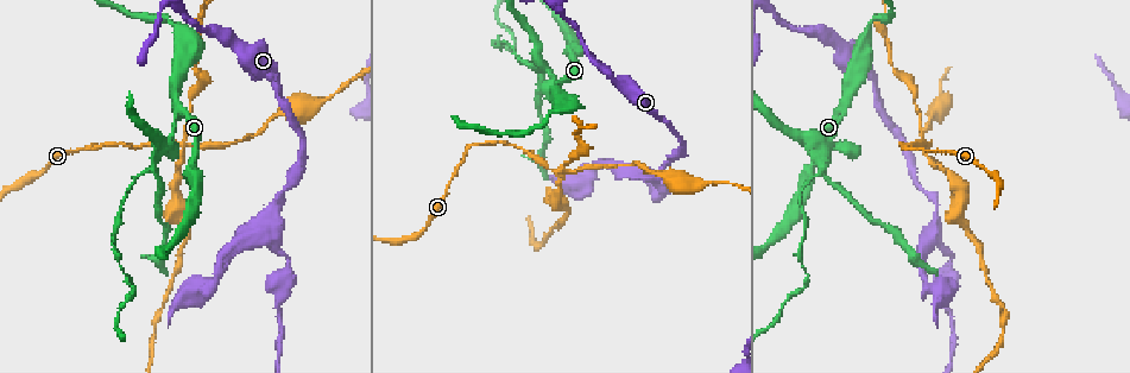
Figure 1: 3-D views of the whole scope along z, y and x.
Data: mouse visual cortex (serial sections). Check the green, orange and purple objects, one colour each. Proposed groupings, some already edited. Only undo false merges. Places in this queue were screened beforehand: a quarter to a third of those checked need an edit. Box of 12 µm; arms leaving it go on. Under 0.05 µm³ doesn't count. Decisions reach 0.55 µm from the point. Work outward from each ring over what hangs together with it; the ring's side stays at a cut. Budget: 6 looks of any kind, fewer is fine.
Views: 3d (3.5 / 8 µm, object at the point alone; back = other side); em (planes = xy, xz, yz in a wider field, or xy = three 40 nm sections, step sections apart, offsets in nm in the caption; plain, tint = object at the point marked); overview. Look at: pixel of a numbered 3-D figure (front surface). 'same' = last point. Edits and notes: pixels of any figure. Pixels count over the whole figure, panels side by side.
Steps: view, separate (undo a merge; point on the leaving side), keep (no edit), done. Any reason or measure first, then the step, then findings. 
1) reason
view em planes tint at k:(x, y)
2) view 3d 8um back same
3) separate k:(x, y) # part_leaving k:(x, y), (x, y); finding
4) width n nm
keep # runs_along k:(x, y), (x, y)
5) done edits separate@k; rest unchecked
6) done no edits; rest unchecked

sudden change in width
view 3d 3.5um at 1:(175, 87)

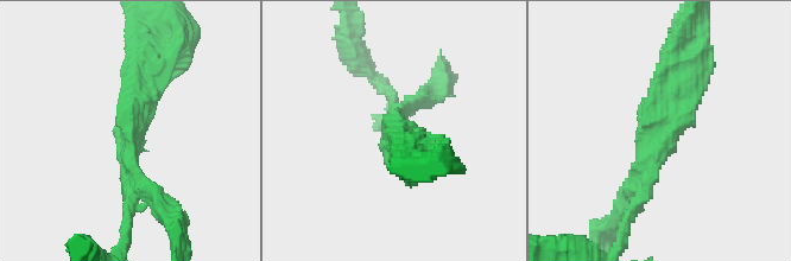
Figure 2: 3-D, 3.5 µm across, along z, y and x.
arm_widths 200, 500 nm; now the EM
view em xy step 2 tint at 2:(664, 128)

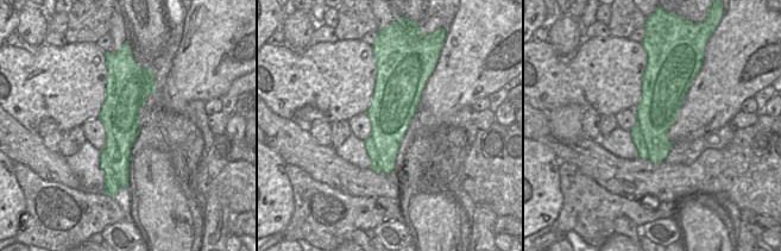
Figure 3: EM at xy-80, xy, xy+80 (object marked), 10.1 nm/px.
separate 2:(624, 234) # border 3:(105, 149), (119, 186); a second cell is stuck on

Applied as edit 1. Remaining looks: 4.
see it whole again
view overview

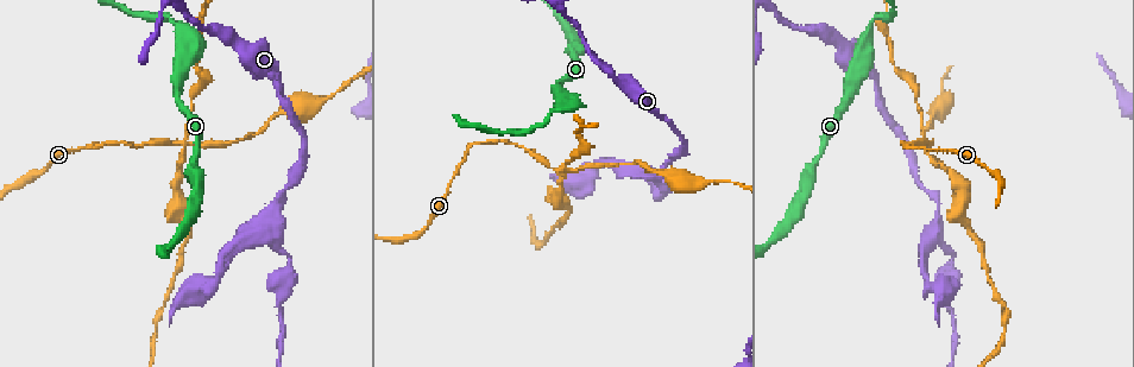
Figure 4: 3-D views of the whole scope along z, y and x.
sharp bend
view em xy step 2 tint at 4:(928, 144)

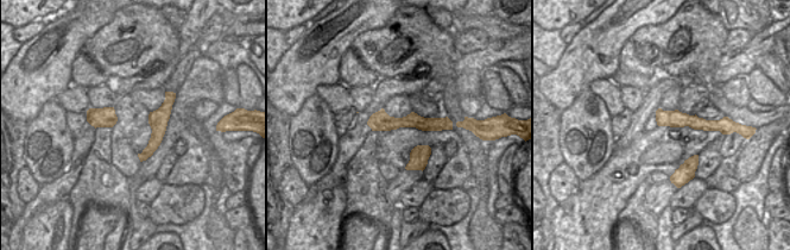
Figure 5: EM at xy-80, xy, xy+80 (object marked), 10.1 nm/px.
see where the arms go
view 3d 3.5um same

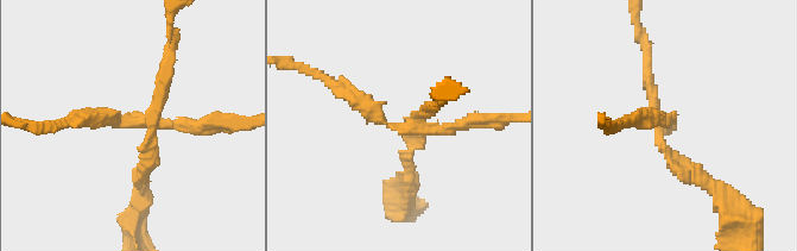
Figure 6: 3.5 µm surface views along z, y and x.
arm_widths 150, 150, 200, 200 nm
separate 6:(650, 77) # two cells meet here

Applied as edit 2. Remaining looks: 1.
view 3d 3.5um at 4:(269, 223)

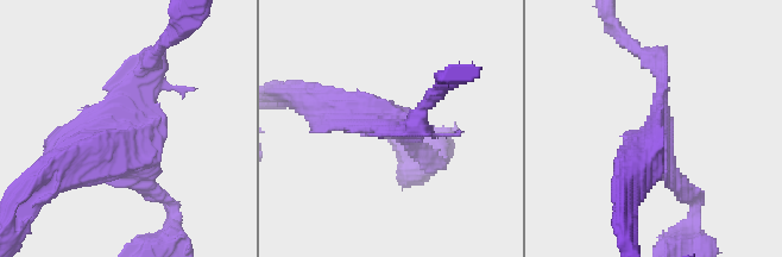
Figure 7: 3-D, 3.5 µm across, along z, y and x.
keep # runs_along 7:(150, 58), (127, 127), (58, 168); all the same cell

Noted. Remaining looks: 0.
done edits separate@2, separate@6; rest unchecked

